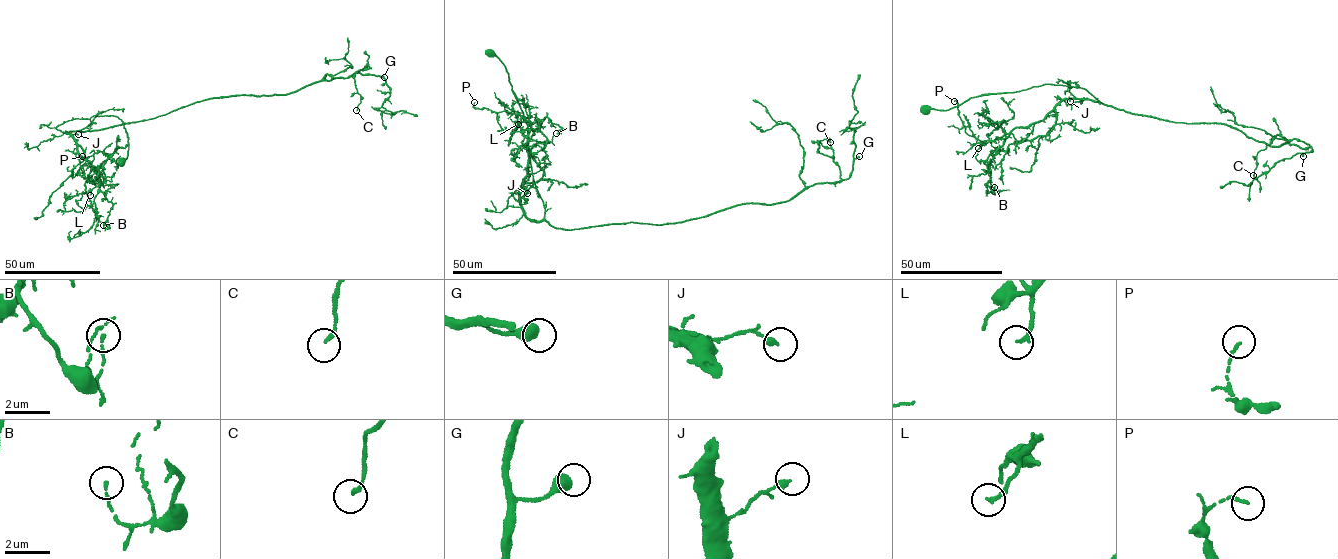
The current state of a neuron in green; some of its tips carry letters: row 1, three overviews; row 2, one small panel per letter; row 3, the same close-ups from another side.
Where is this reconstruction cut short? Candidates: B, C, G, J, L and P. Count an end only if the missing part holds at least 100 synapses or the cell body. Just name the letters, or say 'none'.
none

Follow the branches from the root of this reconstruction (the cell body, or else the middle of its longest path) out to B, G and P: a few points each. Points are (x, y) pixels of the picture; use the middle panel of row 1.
B: (489, 53), (505, 66), (527, 125), (545, 210), (532, 221), (520, 193), (526, 143), (546, 117), (556, 133)
G: (489, 53), (508, 74), (544, 218), (556, 228), (664, 224), (790, 200), (848, 178), (859, 156)
P: (489, 53), (505, 66), (527, 125), (541, 220), (526, 216), (520, 193), (530, 124), (474, 102)

